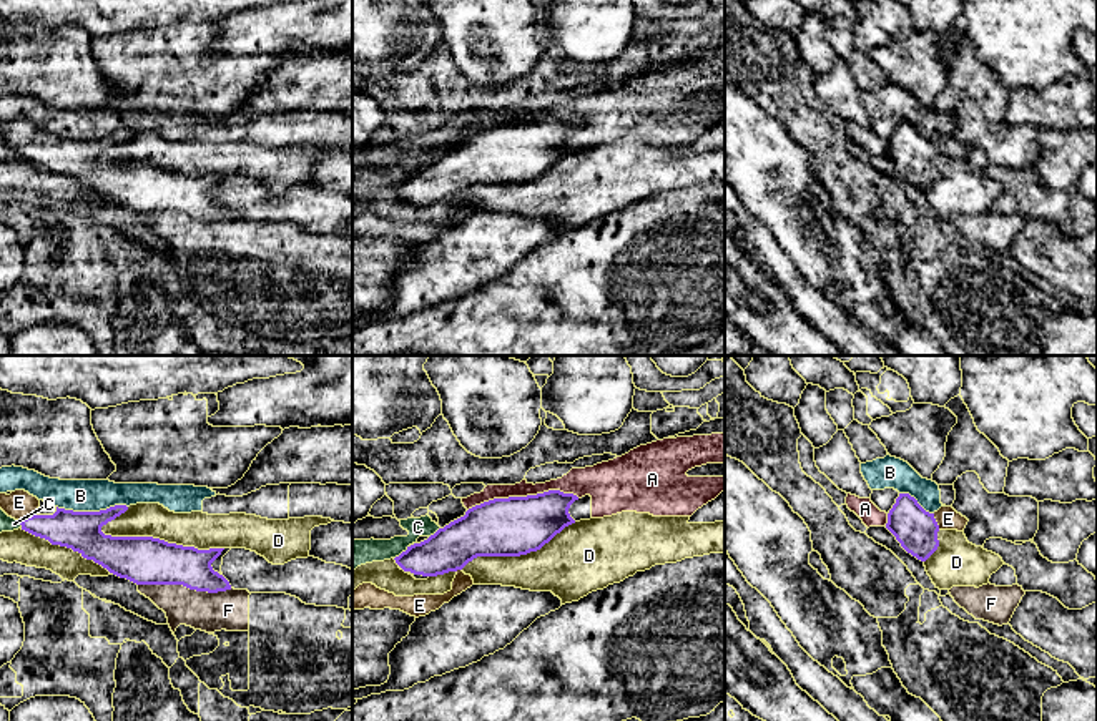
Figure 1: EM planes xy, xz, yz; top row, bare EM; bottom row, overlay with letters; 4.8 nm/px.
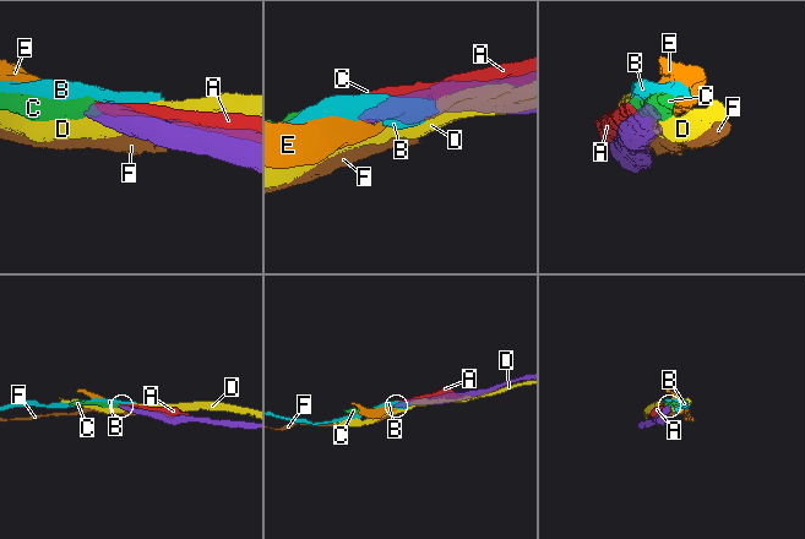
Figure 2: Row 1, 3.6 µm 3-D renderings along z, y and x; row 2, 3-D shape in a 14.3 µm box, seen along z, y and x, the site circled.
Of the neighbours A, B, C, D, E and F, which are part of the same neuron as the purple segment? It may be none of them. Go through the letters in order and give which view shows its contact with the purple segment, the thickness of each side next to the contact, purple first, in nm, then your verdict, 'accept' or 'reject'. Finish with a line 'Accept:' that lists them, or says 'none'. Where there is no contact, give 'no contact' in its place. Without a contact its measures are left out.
A: meets purple in xz; 280 nm thick on the purple side, 100 nm on the other; reject
B: meets purple in xy; 190 nm thick on the purple side, 160 nm on the other; reject
C: meets purple in xz; 220 nm thick on the purple side, 140 nm on the other; reject
D: meets purple in xy; 240 nm thick on the purple side, 170 nm on the other; reject
E: meets purple in yz; 200 nm thick on the purple side, 110 nm on the other; accept
F: meets purple in xy; 240 nm thick on the purple side, 190 nm on the other; reject
Accept: E

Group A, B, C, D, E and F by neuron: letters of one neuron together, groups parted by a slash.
A C / B / D / E / F

